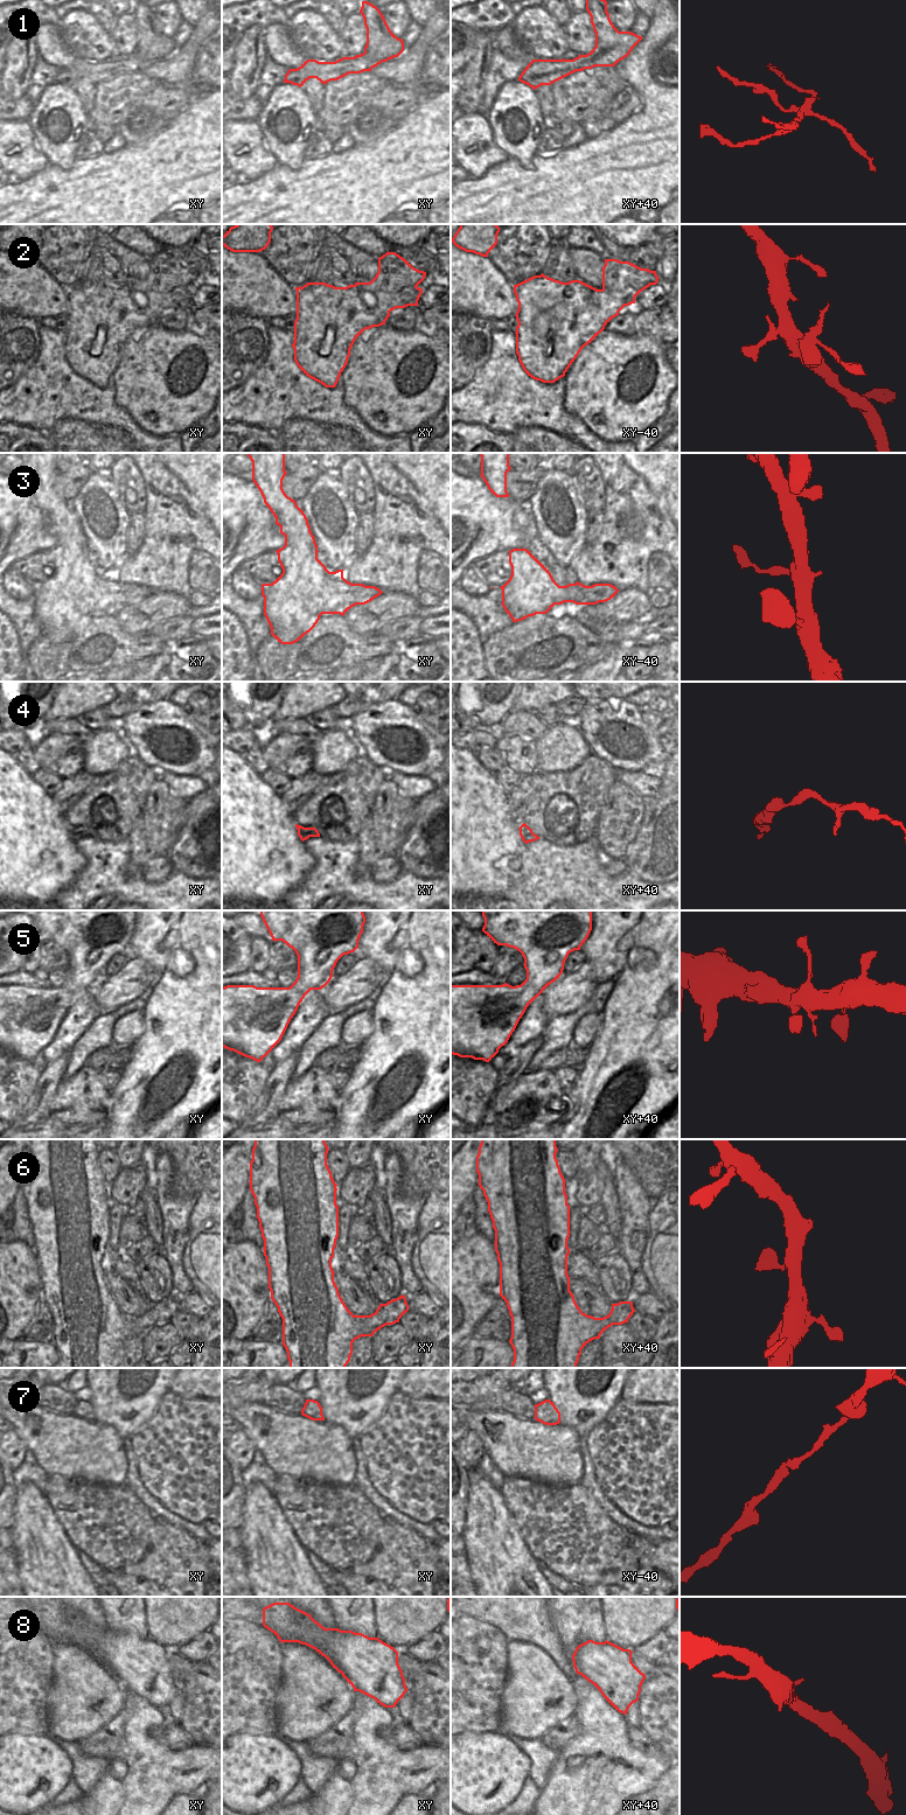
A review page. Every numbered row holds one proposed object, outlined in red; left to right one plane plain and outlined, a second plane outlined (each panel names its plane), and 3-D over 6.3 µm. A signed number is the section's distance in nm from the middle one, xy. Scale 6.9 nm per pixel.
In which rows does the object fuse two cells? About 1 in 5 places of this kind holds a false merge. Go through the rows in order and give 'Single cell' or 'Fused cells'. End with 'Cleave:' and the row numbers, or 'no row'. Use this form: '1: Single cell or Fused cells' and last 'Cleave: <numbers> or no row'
1: Fused cells
2: Fused cells
3: Single cell
4: Single cell
5: Single cell
6: Single cell
7: Single cell
8: Single cell
Cleave: 1, 2.

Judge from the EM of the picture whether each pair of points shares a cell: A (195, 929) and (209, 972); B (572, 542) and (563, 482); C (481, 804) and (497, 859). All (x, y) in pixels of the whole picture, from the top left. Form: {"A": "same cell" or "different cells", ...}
{"A": "same cell", "B": "same cell", "C": "same cell"}

